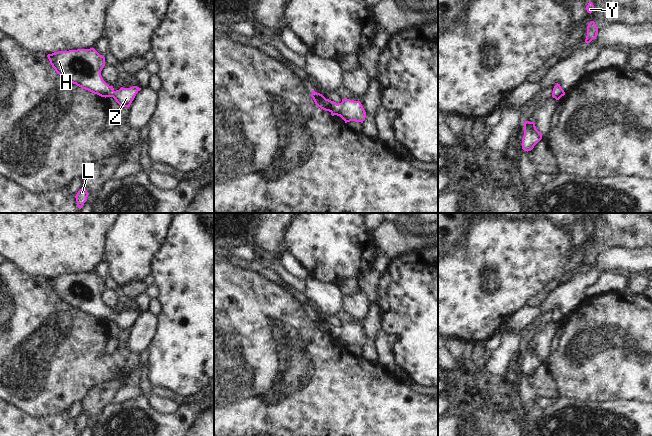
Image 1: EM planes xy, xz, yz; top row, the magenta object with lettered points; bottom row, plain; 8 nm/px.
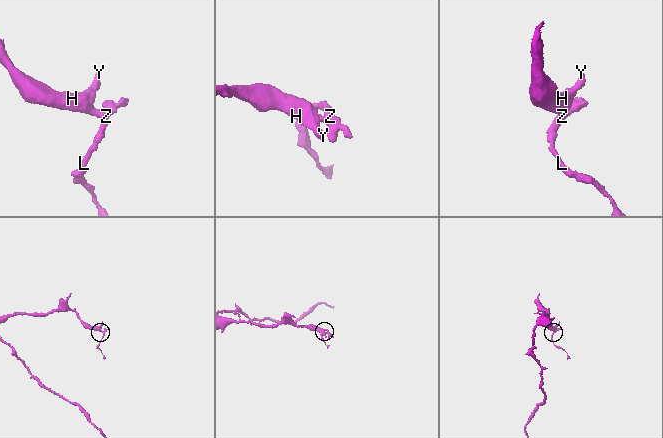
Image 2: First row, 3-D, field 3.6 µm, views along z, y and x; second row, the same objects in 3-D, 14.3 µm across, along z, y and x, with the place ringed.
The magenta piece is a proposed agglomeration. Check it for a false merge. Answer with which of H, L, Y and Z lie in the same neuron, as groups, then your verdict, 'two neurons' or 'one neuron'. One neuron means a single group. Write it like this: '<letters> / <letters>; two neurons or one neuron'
H L Y Z; one neuron

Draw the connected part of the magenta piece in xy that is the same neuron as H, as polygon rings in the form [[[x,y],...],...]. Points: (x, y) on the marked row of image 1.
[[[94,48],[58,51],[47,57],[57,74],[65,80],[101,97],[113,97],[122,107],[130,107],[141,90],[133,86],[115,91],[113,86],[109,86],[101,76],[105,57]]]

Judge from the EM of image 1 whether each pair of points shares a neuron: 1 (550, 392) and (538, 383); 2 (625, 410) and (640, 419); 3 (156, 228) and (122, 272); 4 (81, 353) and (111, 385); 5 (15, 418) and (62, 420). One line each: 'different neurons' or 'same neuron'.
1: same neuron
2: same neuron
3: same neuron
4: different neurons
5: same neuron

